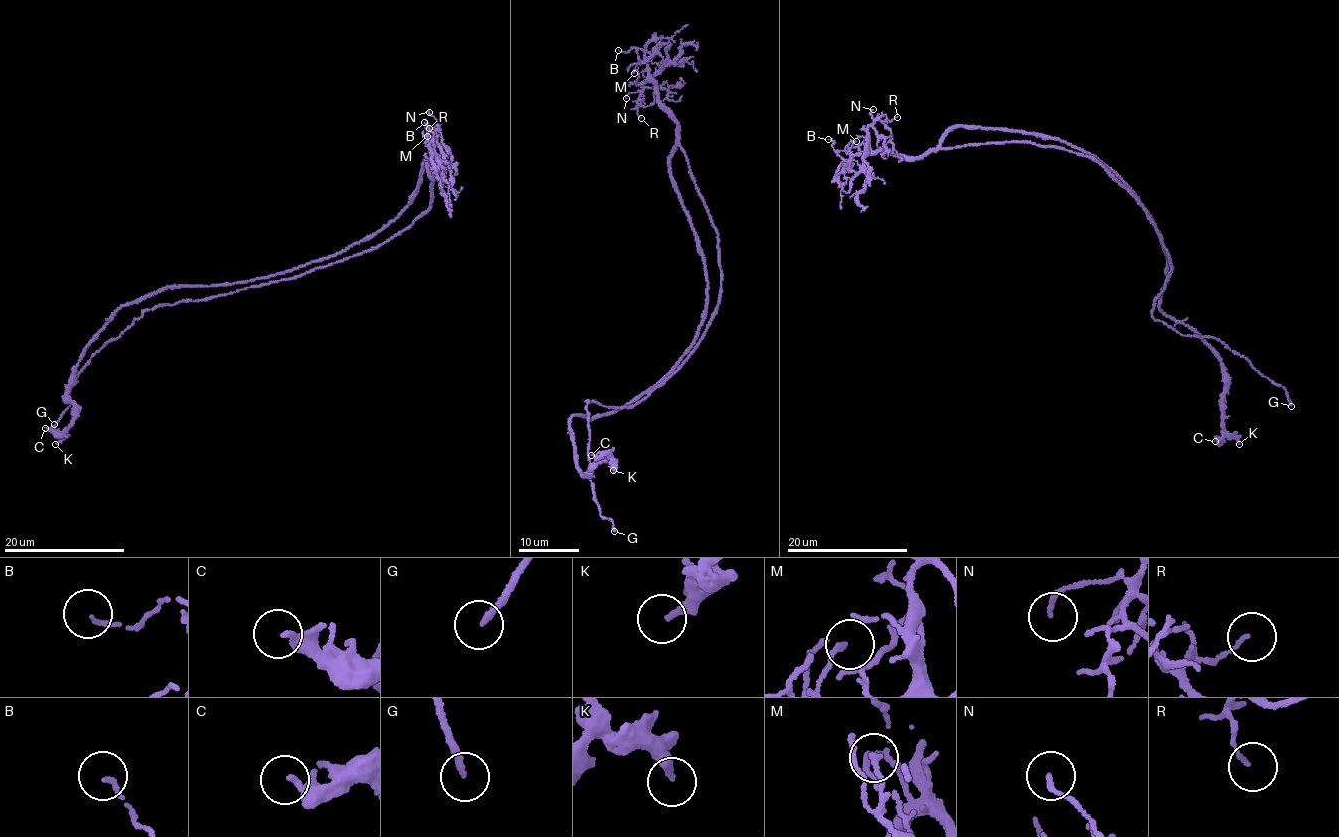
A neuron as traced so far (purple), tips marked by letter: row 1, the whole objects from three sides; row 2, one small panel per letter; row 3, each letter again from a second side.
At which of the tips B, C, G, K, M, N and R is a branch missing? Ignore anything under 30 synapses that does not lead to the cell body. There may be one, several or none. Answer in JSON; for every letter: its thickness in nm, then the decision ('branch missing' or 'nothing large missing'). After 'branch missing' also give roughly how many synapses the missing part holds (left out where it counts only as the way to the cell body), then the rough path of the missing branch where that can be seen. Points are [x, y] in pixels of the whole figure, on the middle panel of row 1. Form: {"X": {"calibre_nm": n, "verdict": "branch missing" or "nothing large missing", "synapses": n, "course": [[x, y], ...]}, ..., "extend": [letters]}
{"B": {"calibre_nm": 110, "verdict": "nothing large missing"}, "C": {"calibre_nm": 200, "verdict": "nothing large missing"}, "G": {"calibre_nm": 180, "verdict": "branch missing"}, "K": {"calibre_nm": 280, "verdict": "nothing large missing"}, "M": {"calibre_nm": 100, "verdict": "nothing large missing"}, "N": {"calibre_nm": 120, "verdict": "nothing large missing"}, "R": {"calibre_nm": 90, "verdict": "nothing large missing"}, "extend": ["G"]}

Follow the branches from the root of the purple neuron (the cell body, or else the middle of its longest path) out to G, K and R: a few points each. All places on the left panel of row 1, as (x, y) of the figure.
G: (430, 166), (430, 207), (376, 248), (302, 275), (148, 309), (91, 356), (67, 391), (69, 406), (54, 424)
K: (430, 166), (398, 216), (342, 252), (251, 280), (168, 286), (115, 311), (73, 373), (74, 422), (55, 444)
R: (430, 166), (433, 177), (429, 166), (434, 154), (426, 128), (429, 128)

